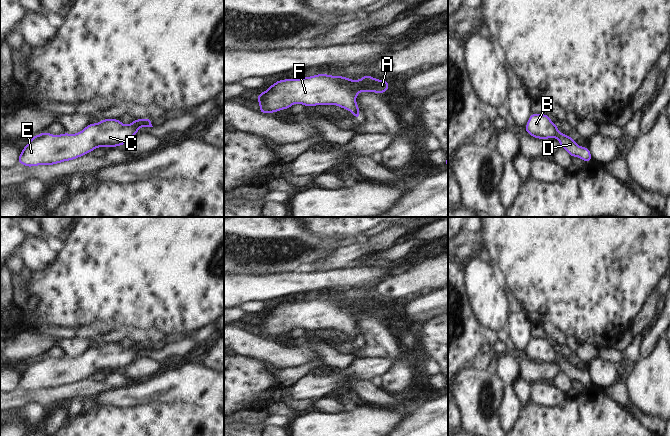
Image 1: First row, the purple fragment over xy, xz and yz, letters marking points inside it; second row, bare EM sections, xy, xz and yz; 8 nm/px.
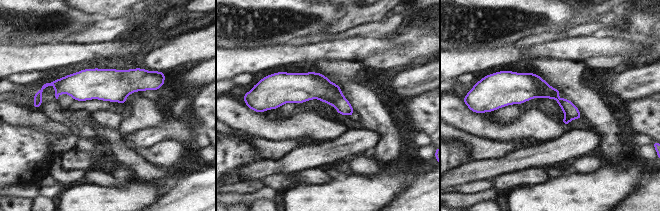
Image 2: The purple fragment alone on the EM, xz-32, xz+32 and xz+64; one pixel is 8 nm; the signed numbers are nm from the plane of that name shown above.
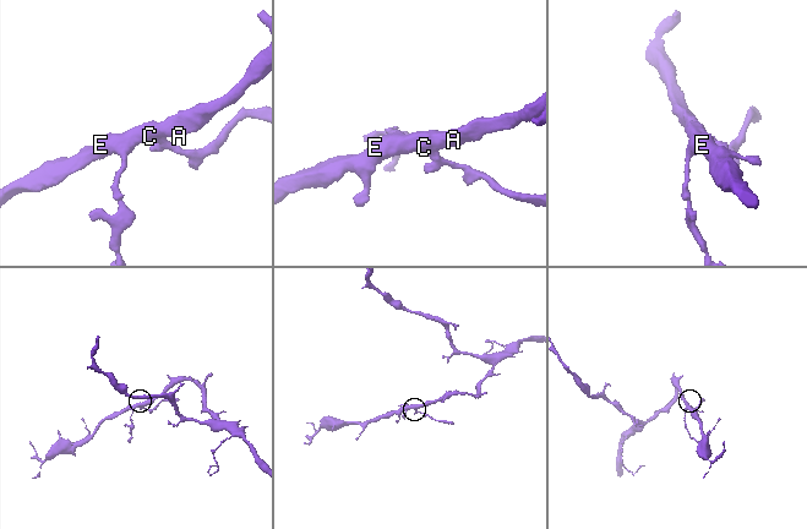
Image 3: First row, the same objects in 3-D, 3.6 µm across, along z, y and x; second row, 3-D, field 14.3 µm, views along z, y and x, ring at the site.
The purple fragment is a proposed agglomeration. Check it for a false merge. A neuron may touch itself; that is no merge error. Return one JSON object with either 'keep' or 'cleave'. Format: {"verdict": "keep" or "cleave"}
{"verdict": "keep"}

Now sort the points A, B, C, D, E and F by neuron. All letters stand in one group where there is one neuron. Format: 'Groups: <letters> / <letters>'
Groups: A B C D E F.

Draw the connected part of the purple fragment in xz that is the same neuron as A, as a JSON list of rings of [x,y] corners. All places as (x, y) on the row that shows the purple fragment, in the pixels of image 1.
[[[317,74],[299,79],[284,79],[273,83],[266,91],[256,96],[260,103],[258,111],[264,114],[289,109],[295,103],[304,106],[337,105],[360,118],[356,103],[359,92],[384,94],[389,89],[386,80],[365,75],[359,80],[344,76]]]

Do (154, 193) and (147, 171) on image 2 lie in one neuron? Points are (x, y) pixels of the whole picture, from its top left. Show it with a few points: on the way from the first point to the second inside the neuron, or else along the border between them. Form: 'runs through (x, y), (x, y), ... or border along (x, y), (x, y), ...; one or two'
border along (135, 177), (150, 182); two

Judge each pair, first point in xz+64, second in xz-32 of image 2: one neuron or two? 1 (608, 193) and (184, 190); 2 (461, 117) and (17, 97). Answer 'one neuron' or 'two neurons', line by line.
1: two neurons
2: two neurons

